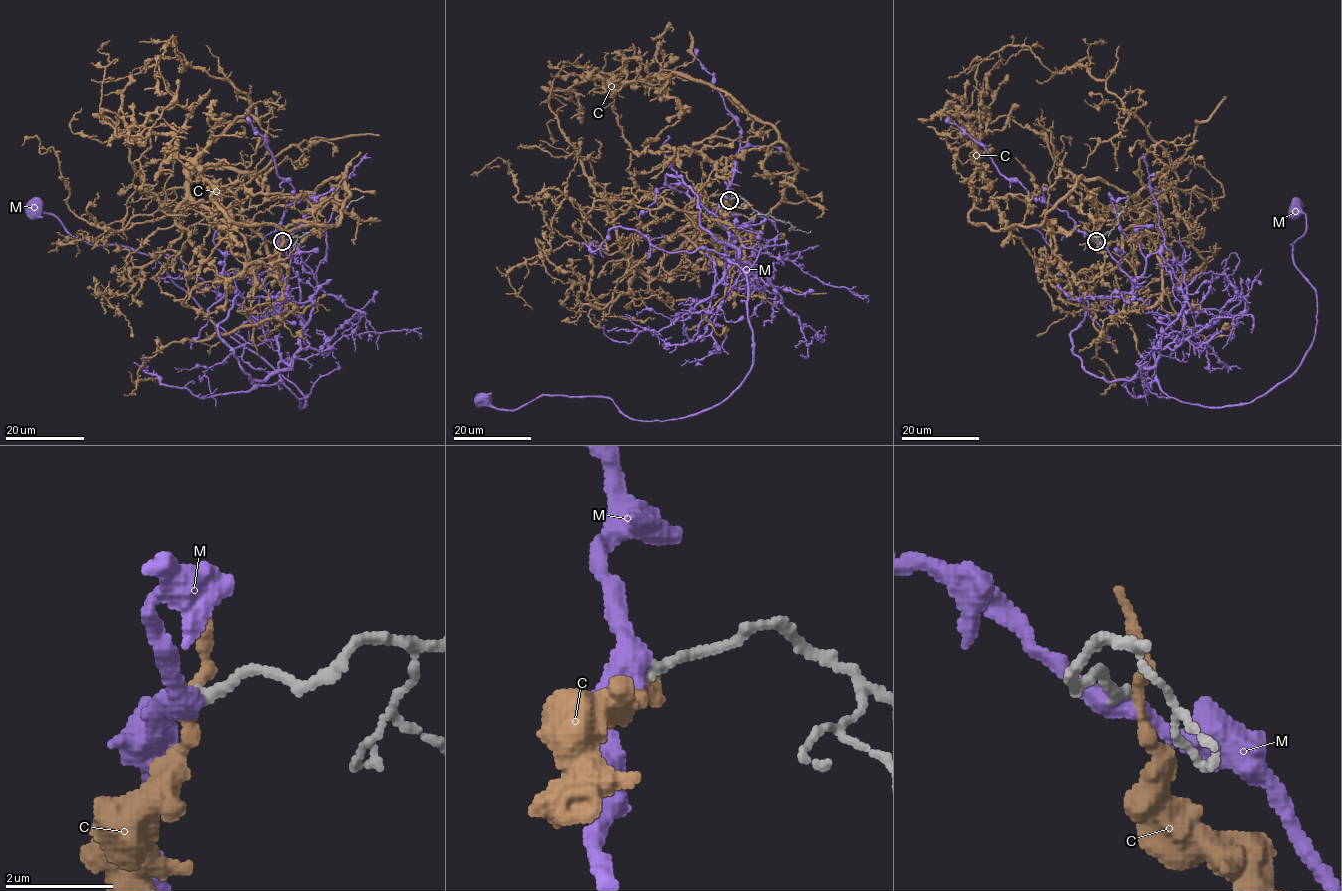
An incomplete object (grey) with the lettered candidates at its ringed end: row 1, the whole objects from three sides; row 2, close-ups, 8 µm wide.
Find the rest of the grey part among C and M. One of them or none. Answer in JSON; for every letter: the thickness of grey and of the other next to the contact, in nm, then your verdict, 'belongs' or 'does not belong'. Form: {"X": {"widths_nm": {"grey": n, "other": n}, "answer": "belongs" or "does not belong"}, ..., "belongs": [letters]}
{"C": {"widths_nm": {"grey": 190, "other": 220}, "answer": "does not belong"}, "M": {"widths_nm": {"grey": 200, "other": 400}, "answer": "does not belong"}, "belongs": []}

